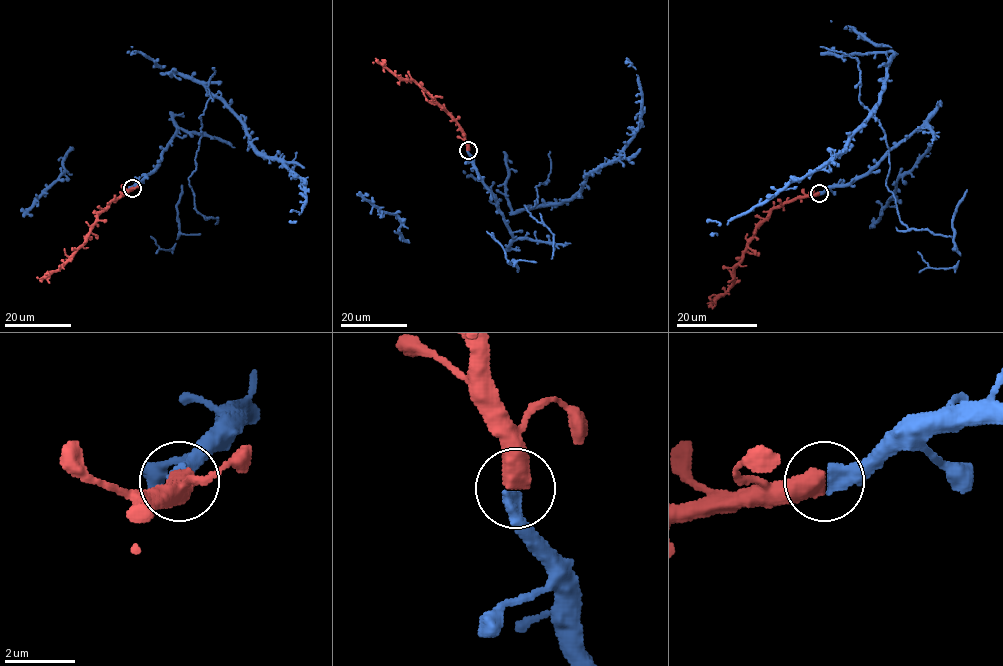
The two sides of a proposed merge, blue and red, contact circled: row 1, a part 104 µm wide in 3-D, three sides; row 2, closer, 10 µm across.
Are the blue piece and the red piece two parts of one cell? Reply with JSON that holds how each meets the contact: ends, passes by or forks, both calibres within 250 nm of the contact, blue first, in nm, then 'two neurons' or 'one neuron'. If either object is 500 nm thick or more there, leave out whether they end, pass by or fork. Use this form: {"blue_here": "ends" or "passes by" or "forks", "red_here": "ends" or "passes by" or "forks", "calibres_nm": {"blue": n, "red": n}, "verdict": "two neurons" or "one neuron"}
{"calibres_nm": {"blue": 440, "red": 600}, "verdict": "one neuron"}

